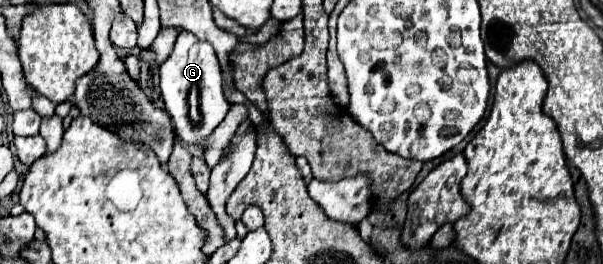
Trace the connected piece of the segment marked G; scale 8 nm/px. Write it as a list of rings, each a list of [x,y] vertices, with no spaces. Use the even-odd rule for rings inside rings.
[[[182,31],[176,39],[172,55],[160,65],[160,89],[162,99],[166,105],[166,111],[172,117],[176,135],[194,147],[204,147],[204,141],[212,135],[212,131],[222,123],[226,117],[230,103],[226,101],[222,93],[222,75],[220,75],[220,63],[216,59],[214,47],[210,43],[200,43],[198,37]],[[194,95],[198,111],[200,111],[200,123],[192,123],[190,119],[190,97]]]

